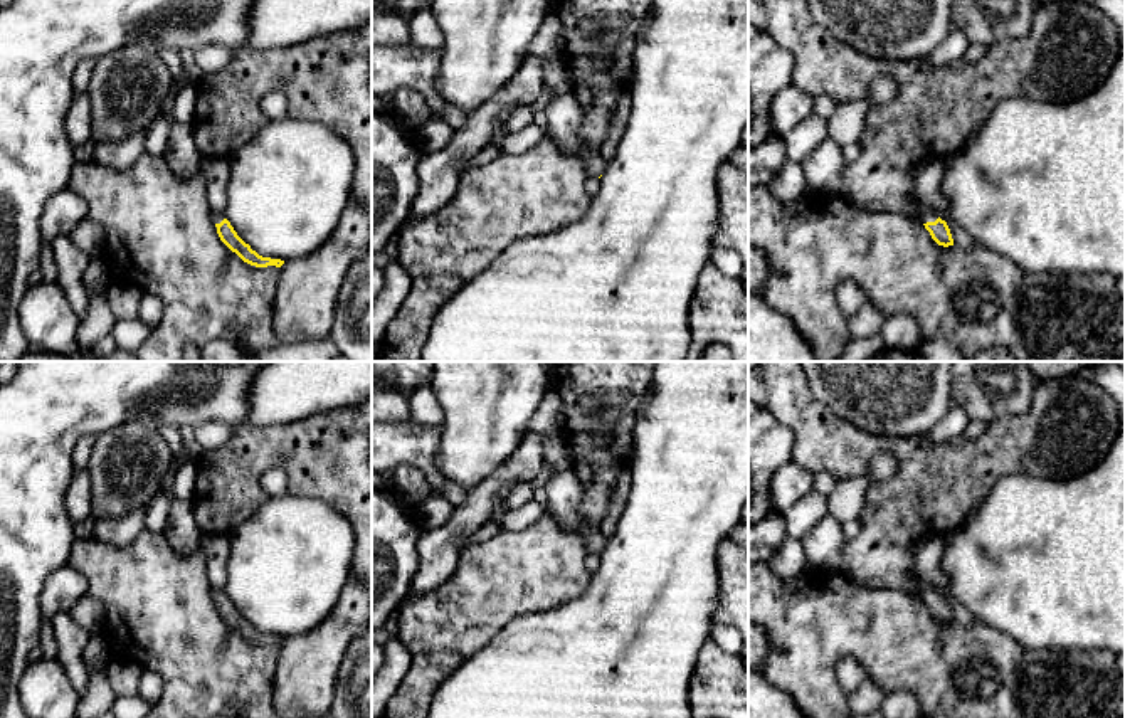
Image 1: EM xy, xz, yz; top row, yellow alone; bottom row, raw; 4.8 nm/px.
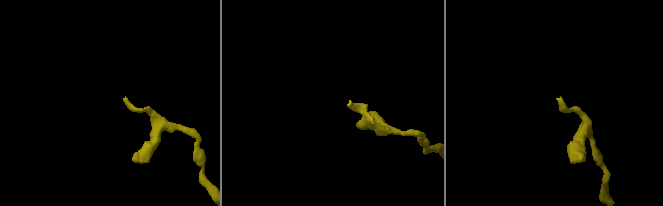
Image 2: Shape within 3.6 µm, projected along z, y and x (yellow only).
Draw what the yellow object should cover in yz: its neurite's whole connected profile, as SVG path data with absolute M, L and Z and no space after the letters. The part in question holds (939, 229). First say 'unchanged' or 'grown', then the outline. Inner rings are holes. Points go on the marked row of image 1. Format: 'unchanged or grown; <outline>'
grown; M923 205L920 212L920 220L938 245L953 245L953 239L947 222L942 220L933 209Z

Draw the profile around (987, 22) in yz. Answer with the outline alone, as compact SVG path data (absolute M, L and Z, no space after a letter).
M950 0L953 25L965 30L969 44L992 47L1019 40L1031 32L1034 0Z

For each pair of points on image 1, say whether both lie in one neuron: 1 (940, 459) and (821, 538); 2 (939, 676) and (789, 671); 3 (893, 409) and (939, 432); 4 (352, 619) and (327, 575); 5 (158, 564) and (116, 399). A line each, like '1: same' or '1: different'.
1: different
2: same
3: different
4: different
5: different

